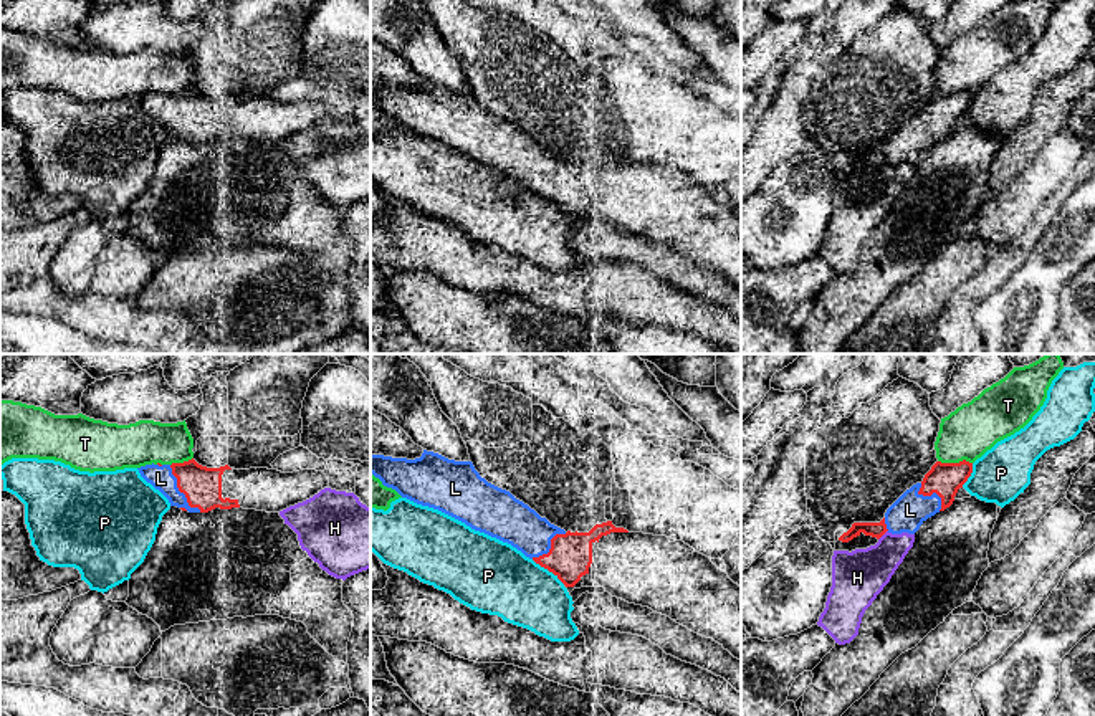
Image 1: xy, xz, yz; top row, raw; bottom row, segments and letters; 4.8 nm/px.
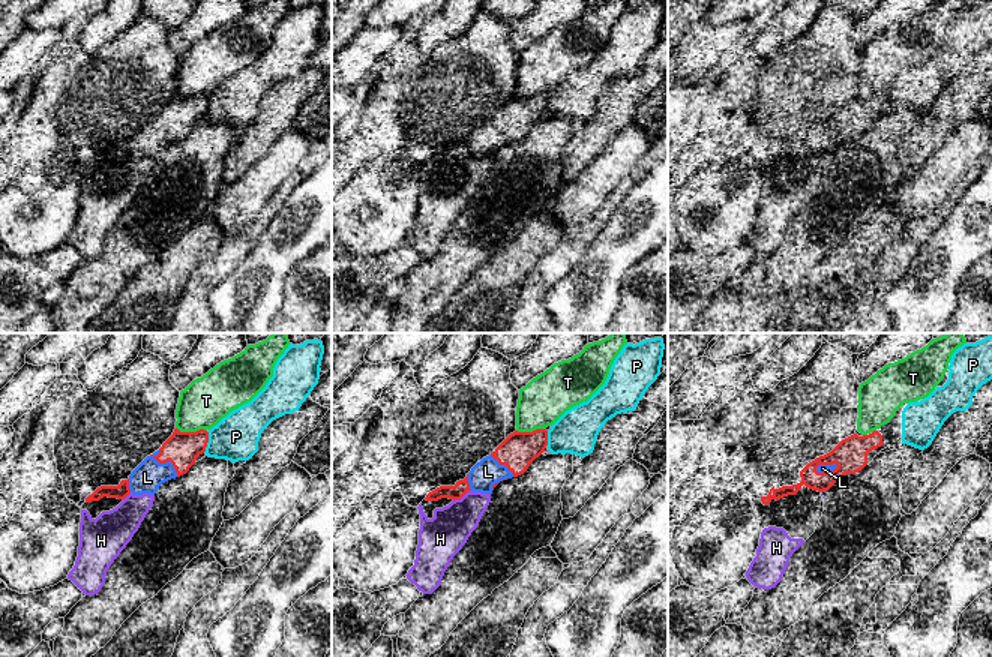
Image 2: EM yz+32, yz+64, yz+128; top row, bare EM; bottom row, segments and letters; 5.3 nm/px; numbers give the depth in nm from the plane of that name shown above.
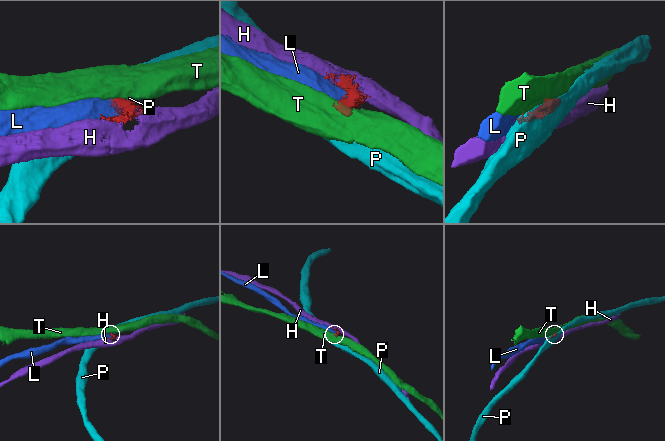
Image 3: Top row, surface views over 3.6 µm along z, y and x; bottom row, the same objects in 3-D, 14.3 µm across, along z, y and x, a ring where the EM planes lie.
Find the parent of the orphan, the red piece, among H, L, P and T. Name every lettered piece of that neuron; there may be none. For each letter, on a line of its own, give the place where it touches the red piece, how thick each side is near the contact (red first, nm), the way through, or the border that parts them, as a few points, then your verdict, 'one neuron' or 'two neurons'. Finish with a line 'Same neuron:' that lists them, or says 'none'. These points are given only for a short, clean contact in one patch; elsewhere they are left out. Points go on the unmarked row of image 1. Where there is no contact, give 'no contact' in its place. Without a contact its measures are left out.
H: contact yz (884, 162); calibres 80 and 260 nm; two neurons
L: contact xy (181, 121); calibres 190 and 110 nm; one neuron
P: contact xz (548, 199); calibres 220 and 340 nm; border xz (531, 189), (551, 200), (564, 214); two neurons
T: contact yz (955, 93); calibres 160 and 260 nm; two neurons
Same neuron: L

